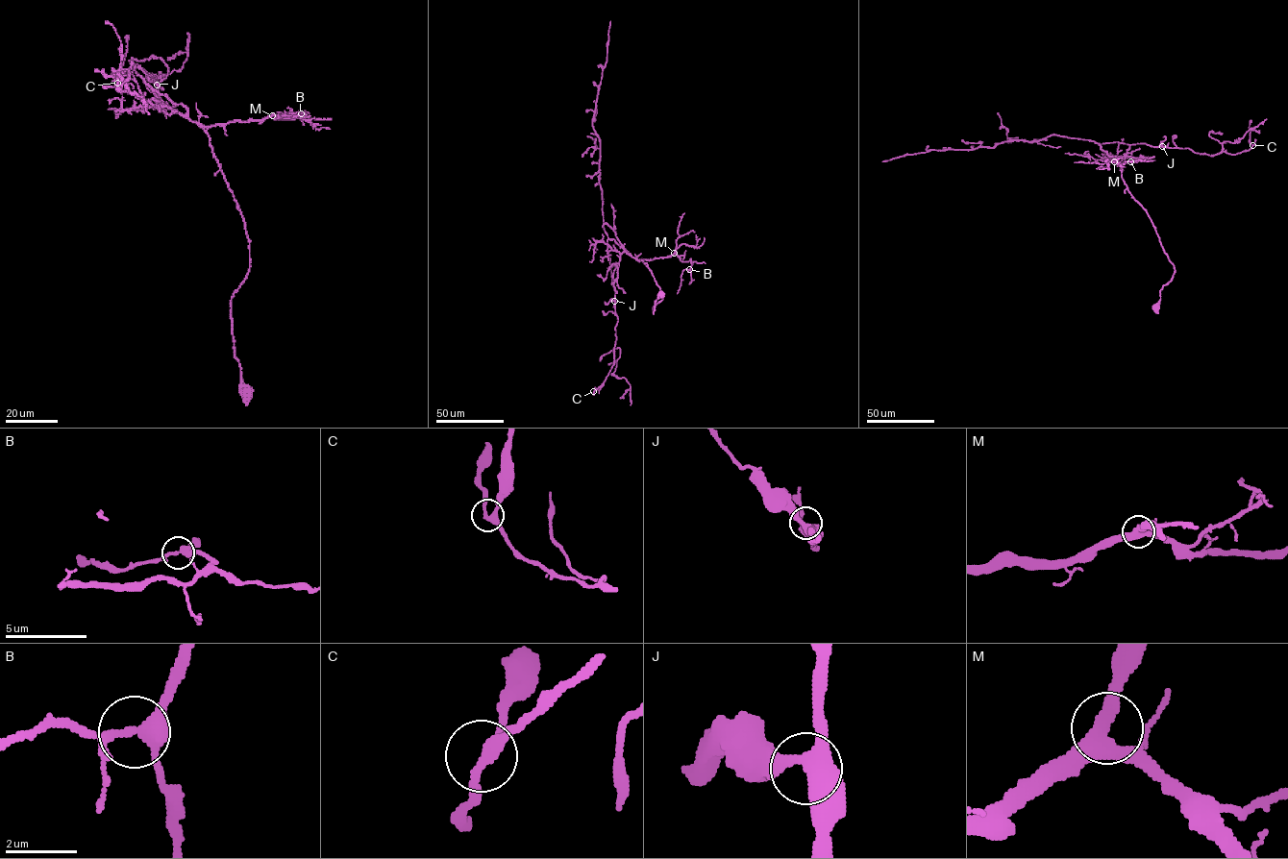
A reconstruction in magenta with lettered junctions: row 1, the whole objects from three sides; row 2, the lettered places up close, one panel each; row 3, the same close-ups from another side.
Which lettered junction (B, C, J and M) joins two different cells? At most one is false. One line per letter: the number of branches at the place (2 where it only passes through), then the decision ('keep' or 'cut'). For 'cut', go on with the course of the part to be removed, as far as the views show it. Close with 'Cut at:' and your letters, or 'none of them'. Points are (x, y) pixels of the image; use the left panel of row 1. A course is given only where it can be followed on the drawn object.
B: 4 branches meet; keep
C: 3 branches meet; keep
J: 3 branches meet; keep
M: 3 branches meet; keep
Cut at: none of them

